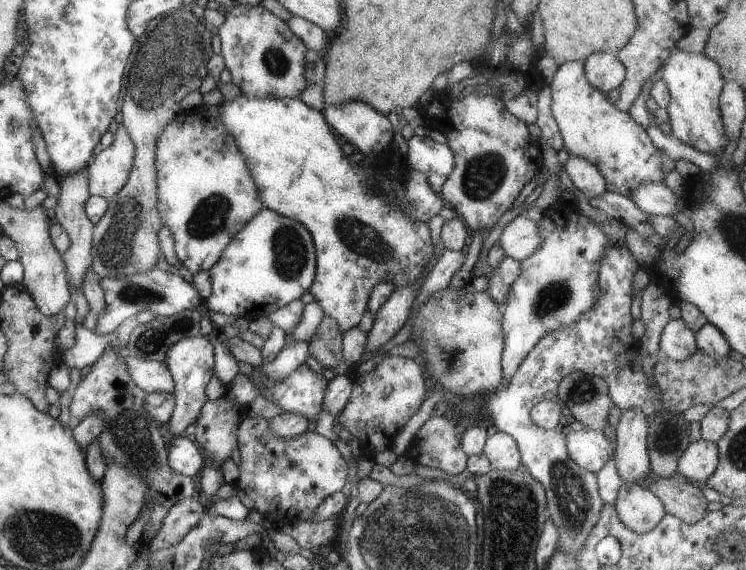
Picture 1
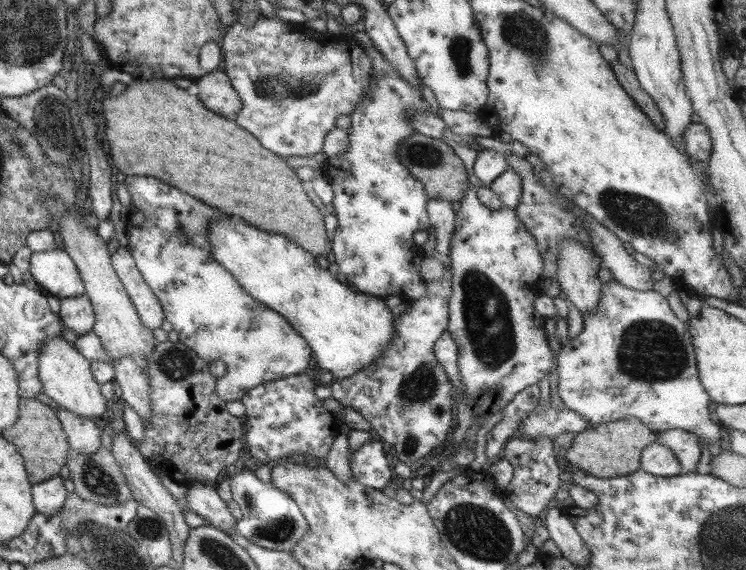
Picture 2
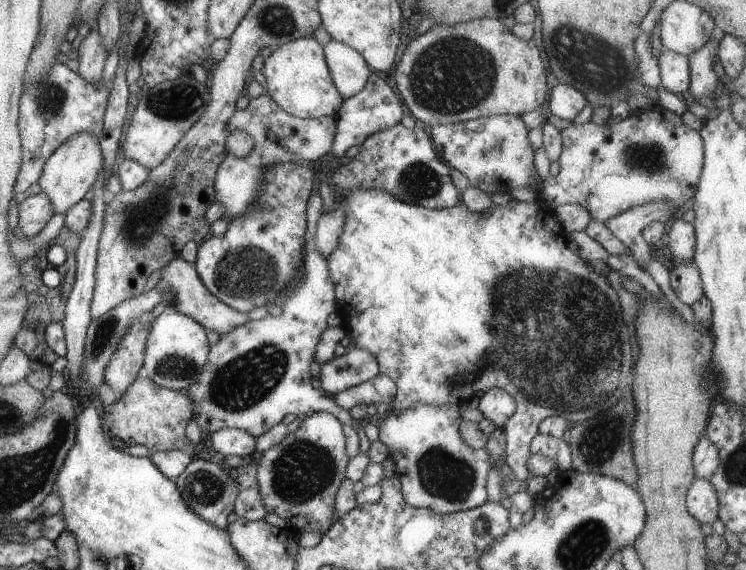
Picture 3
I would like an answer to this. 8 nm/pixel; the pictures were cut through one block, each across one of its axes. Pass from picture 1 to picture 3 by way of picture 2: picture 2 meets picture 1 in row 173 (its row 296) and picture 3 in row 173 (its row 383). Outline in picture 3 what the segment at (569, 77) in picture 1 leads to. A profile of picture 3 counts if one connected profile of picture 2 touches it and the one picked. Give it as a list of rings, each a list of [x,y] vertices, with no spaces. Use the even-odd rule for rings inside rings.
[[[657,102],[651,110],[630,112],[626,118],[611,126],[598,126],[590,121],[583,125],[571,123],[560,131],[560,136],[559,172],[556,177],[545,177],[539,192],[539,198],[547,209],[552,210],[558,205],[580,205],[592,219],[604,224],[613,216],[643,204],[663,202],[677,209],[676,213],[689,206],[703,165],[704,144],[698,132],[684,125],[680,116],[663,109]]]

